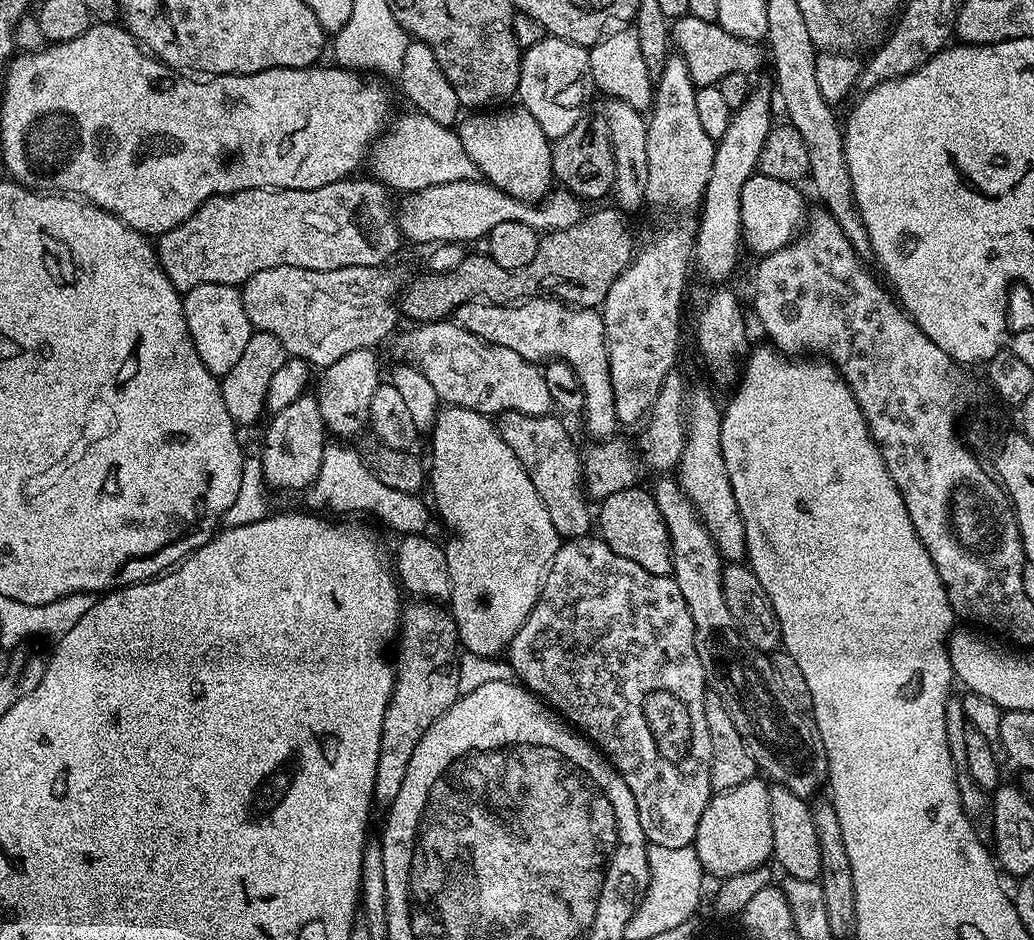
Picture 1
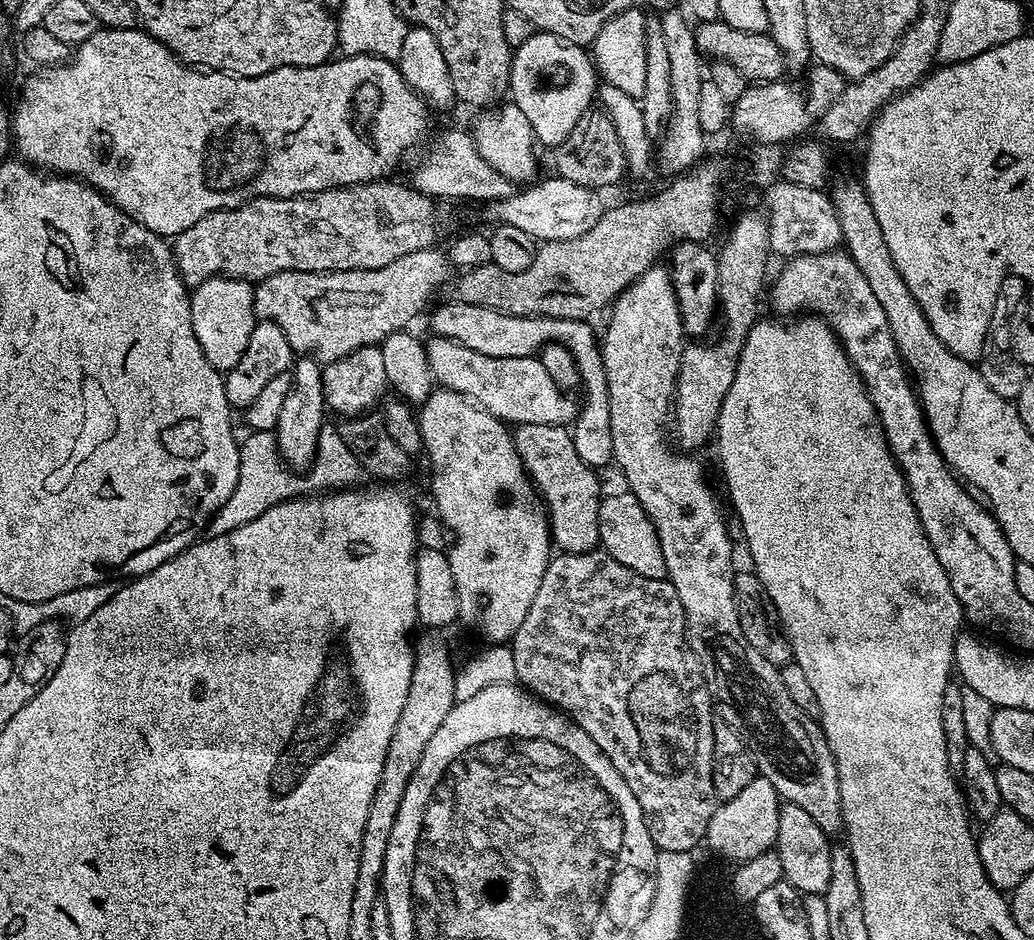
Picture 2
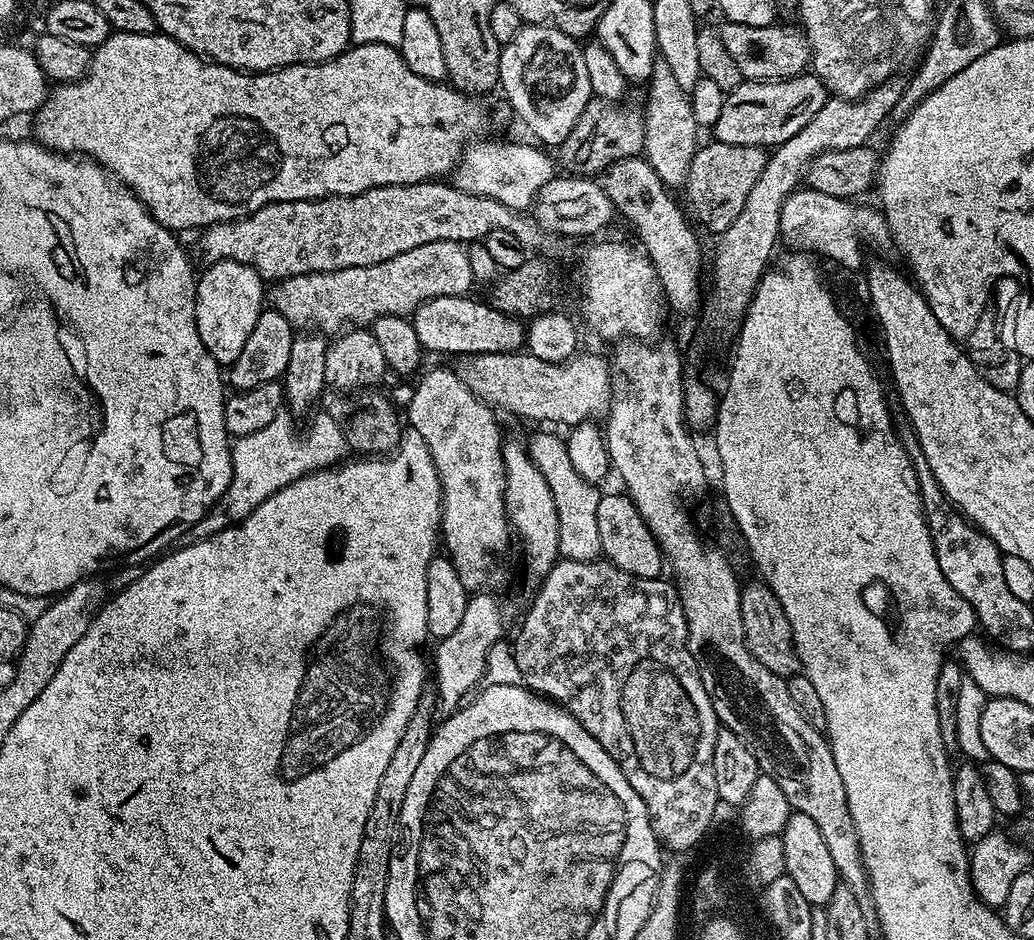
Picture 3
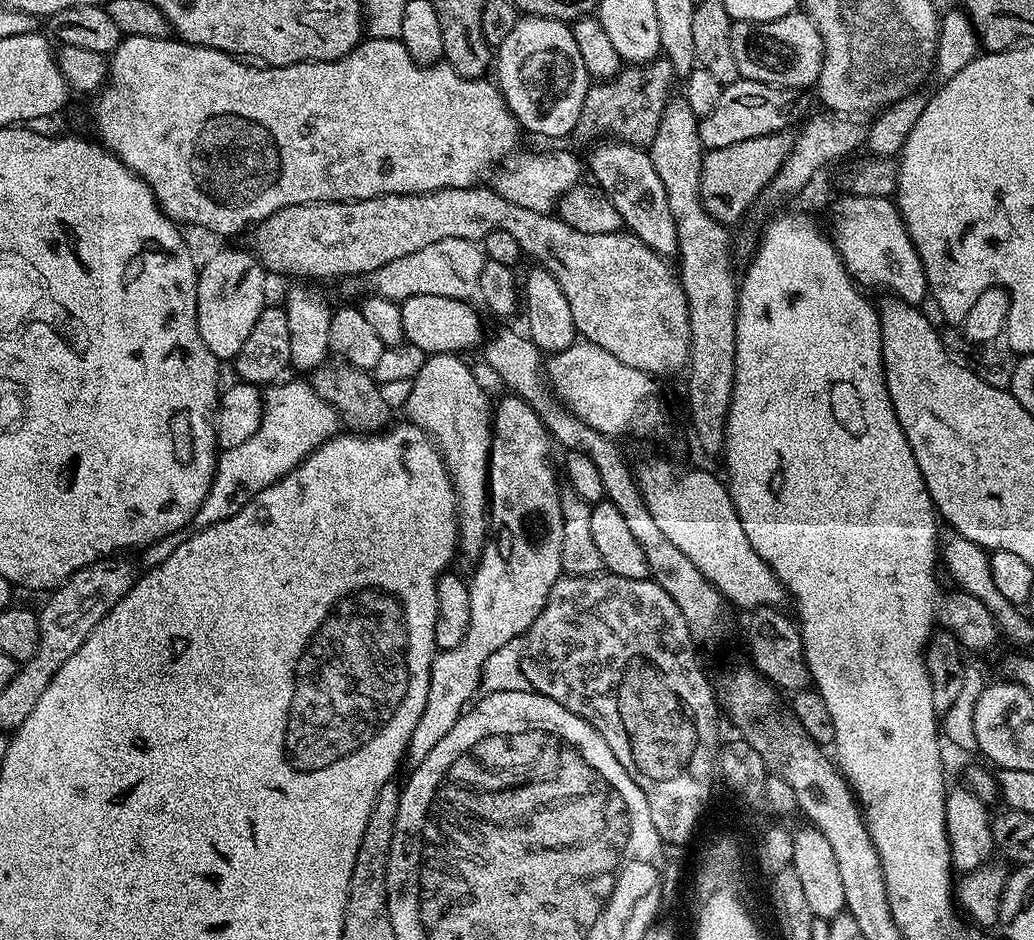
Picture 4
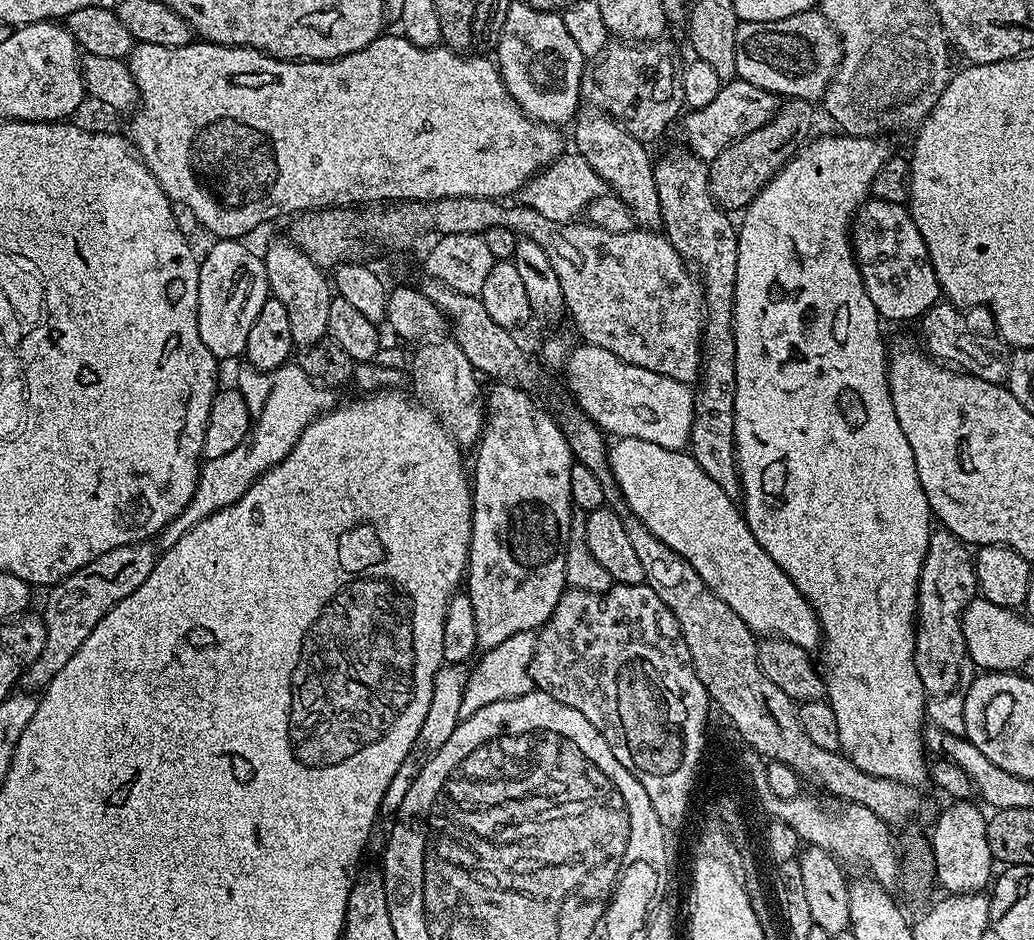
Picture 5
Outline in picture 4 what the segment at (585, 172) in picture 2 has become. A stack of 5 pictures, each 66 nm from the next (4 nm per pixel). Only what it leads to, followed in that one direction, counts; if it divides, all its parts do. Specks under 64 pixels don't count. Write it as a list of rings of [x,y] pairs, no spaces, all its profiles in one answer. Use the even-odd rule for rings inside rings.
[[[657,58],[651,64],[621,67],[618,75],[611,80],[596,82],[589,87],[575,135],[584,140],[612,137],[626,144],[651,146],[654,134],[658,134],[658,122],[662,118],[664,107],[673,95],[672,80],[674,81],[674,73],[670,62],[663,58]]]

